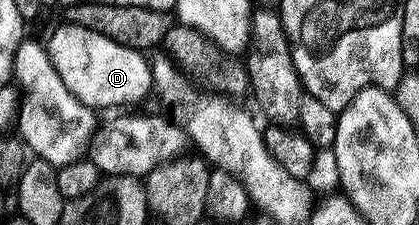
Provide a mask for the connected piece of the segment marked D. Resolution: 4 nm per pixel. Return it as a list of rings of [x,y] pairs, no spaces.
[[[60,23],[60,26],[52,33],[52,38],[46,41],[46,48],[48,51],[48,58],[54,63],[54,67],[58,71],[58,75],[62,79],[62,83],[66,83],[68,90],[80,100],[85,107],[91,107],[93,110],[96,109],[112,109],[115,105],[132,105],[135,101],[140,101],[149,92],[153,92],[152,84],[152,67],[149,58],[145,56],[141,50],[131,49],[130,47],[122,47],[118,43],[114,43],[114,39],[106,39],[106,35],[98,35],[98,31],[90,31],[86,27],[78,27],[77,25],[69,25],[67,23]]]

